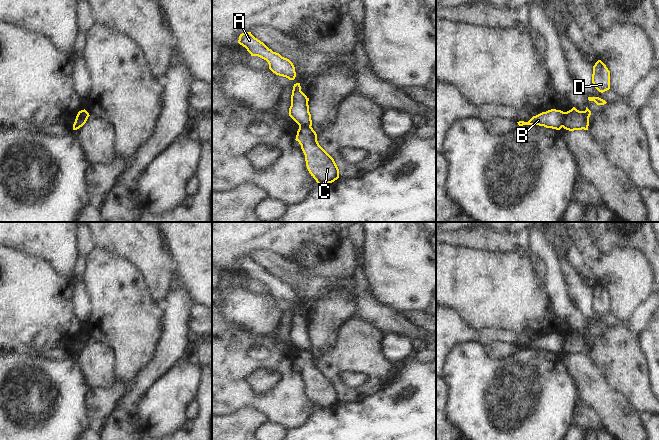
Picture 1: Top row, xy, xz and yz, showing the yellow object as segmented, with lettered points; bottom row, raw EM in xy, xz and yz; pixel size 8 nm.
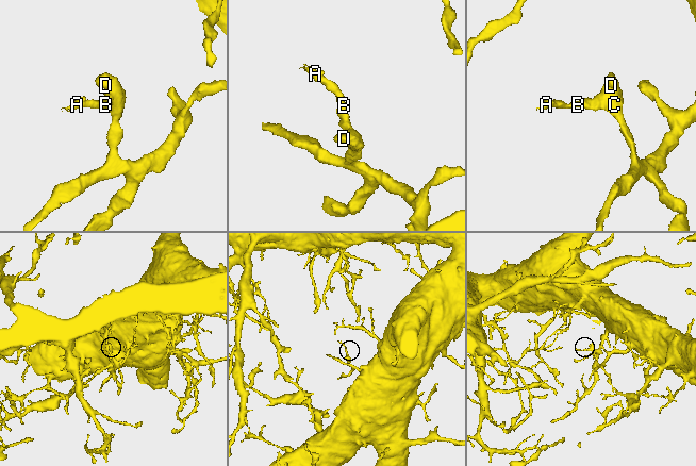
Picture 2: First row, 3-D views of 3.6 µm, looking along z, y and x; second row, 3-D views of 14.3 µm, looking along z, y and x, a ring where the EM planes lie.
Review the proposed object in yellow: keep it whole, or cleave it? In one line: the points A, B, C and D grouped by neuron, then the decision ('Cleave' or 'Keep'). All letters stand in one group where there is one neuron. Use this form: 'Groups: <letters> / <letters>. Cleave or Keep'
Groups: A B / C D. Cleave.

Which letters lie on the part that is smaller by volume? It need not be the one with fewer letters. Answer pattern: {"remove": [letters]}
{"remove": ["A", "B"]}

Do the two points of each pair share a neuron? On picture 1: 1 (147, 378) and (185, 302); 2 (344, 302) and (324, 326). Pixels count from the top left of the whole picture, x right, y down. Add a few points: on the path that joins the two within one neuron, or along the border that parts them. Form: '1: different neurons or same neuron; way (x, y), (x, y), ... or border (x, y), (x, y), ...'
1: same neuron; way (166, 359), (175, 343), (177, 321)
2: same neuron; way (338, 308), (327, 320)

